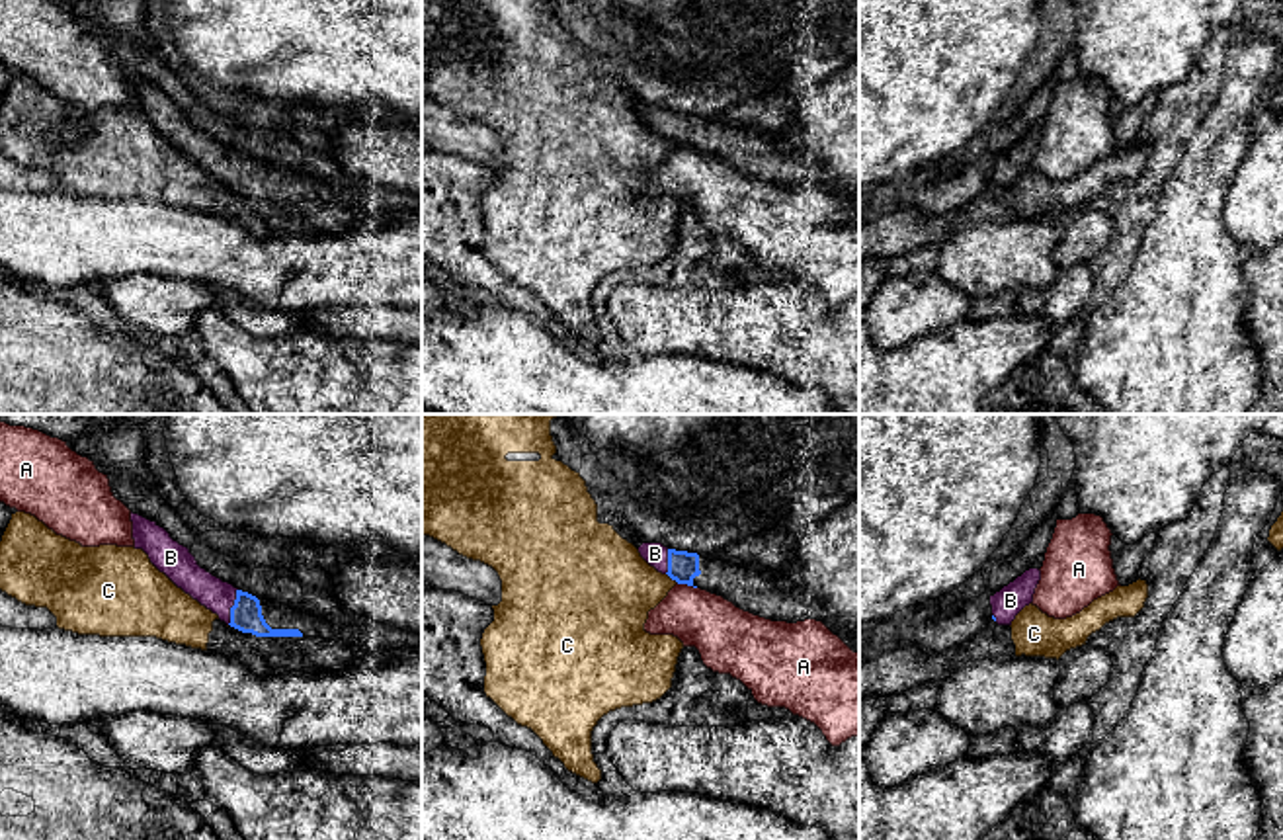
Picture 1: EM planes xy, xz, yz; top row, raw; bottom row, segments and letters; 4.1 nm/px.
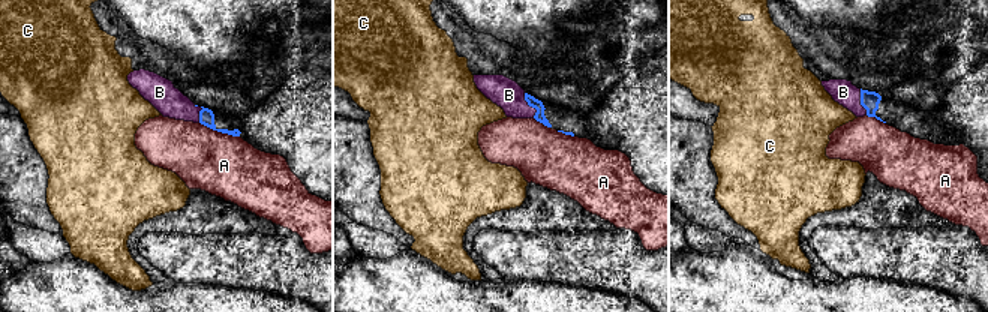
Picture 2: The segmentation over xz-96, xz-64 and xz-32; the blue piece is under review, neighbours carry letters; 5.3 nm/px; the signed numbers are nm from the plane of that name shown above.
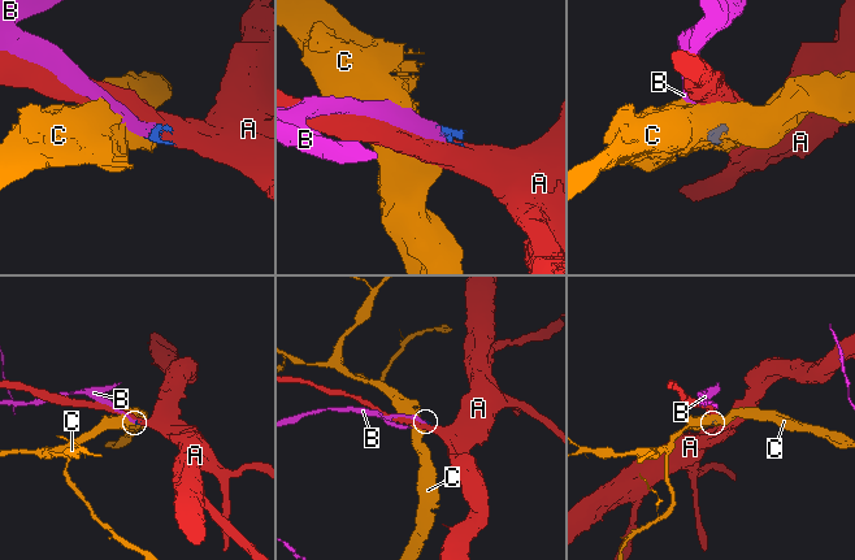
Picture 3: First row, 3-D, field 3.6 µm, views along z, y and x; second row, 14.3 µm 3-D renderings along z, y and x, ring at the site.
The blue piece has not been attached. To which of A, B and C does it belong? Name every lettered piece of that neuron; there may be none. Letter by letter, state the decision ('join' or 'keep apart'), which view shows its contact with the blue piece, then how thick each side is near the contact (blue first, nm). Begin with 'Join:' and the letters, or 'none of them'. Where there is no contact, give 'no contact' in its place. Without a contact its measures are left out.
Join: B
A: keep apart; meets blue in xz; 130 nm thick on the blue side, 260 nm on the other
B: join; meets blue in xy; 130 nm thick on the blue side, 130 nm on the other
C: keep apart; meets blue in xz; 130 nm thick on the blue side, 340 nm on the other

